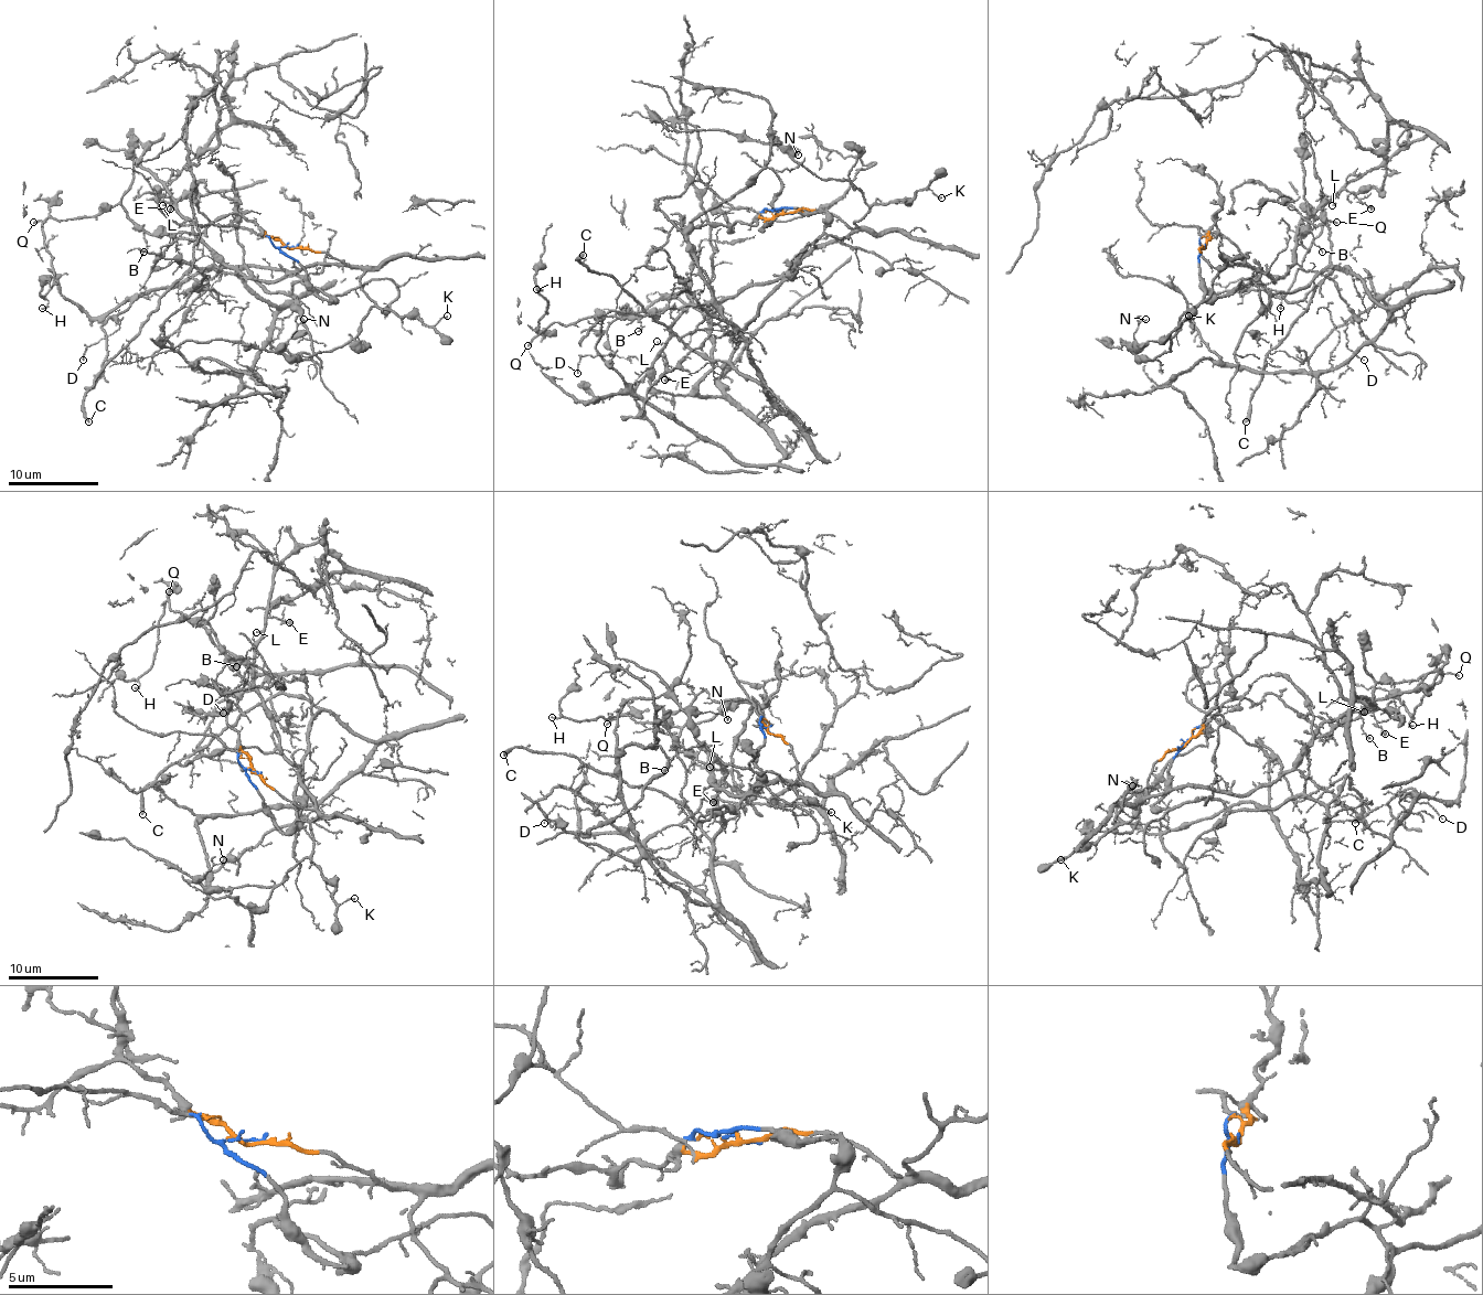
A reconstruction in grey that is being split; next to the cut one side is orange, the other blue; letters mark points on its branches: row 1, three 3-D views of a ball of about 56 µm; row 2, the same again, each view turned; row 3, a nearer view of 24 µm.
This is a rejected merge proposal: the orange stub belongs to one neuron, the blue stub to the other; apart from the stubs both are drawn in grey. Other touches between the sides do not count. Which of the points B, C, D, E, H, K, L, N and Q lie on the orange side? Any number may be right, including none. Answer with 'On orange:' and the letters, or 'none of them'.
On orange: B, E, H, K, L, N, Q

